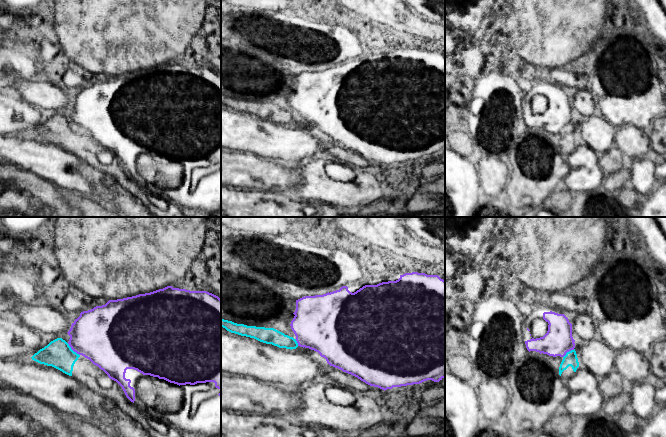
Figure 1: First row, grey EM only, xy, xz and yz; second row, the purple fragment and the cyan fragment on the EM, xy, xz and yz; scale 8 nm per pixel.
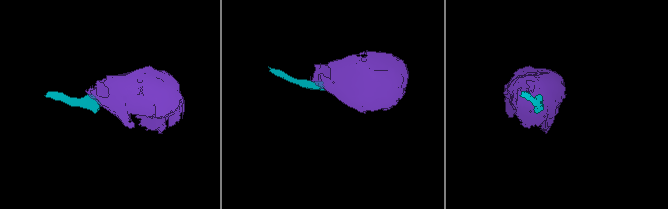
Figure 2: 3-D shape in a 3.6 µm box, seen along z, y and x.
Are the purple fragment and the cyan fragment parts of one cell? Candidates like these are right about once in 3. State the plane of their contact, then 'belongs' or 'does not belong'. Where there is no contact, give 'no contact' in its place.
contact in xy; does not belong

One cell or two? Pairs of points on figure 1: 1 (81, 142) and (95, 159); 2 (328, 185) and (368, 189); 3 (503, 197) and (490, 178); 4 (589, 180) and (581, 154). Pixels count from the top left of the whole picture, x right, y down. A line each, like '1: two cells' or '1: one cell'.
1: one cell
2: one cell
3: one cell
4: one cell

